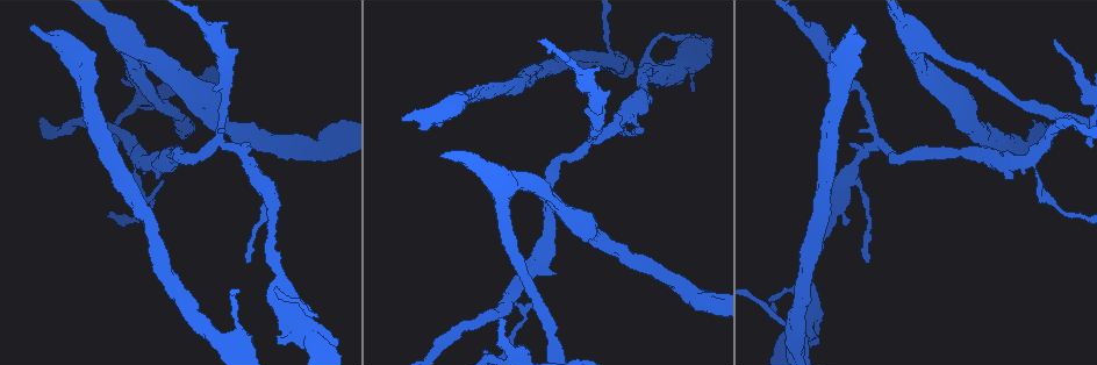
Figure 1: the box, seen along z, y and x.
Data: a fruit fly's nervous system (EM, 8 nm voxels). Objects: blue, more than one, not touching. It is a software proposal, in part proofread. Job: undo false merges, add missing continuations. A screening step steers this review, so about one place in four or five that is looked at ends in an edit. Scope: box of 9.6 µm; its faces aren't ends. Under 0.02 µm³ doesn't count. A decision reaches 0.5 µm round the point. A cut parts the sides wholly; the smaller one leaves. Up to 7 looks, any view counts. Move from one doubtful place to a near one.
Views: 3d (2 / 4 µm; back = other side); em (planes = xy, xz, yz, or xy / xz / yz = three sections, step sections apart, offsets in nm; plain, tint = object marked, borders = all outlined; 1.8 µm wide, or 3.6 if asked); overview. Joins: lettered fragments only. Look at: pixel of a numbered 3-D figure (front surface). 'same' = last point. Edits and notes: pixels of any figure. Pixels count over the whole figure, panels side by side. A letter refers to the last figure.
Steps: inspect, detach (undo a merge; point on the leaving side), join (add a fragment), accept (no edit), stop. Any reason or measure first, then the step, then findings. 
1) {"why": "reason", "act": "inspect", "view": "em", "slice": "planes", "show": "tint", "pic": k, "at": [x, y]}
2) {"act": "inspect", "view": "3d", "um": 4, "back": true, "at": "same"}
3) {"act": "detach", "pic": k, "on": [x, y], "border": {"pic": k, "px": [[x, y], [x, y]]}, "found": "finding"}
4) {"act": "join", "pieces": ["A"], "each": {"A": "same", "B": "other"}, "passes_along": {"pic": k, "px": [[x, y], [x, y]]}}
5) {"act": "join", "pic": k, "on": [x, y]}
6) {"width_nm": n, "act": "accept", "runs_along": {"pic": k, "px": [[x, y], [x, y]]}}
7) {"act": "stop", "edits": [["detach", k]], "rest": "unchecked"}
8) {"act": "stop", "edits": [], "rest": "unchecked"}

{"why": "three-way junction", "act": "inspect", "view": "em", "um": 3.6, "slice": "xz", "step": 4, "show": "borders", "pic": 1, "at": [140, 158]}

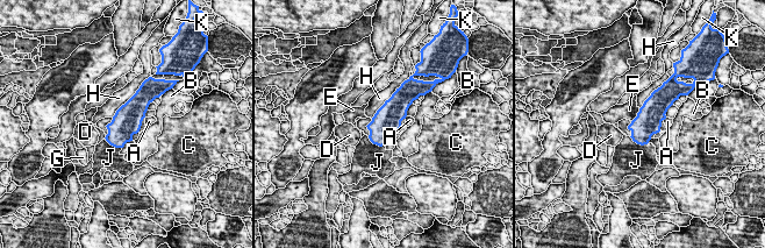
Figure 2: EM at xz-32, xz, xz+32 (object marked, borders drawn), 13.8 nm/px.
{"act": "inspect", "view": "em", "um": 3.6, "slice": "planes", "show": "borders", "at": "same"}

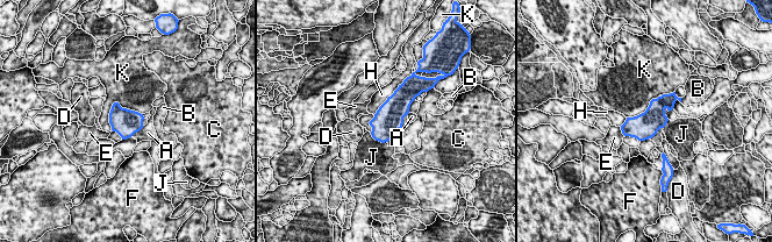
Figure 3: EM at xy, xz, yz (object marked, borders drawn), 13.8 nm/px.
{"width_nm": 360, "act": "accept", "each": {"A": "other", "B": "other", "C": "other", "D": "other", "E": "other", "F": "other", "H": "other", "J": "other", "K": "other"}, "border": {"pic": 3, "px": [[142, 114], [114, 102], [111, 129]]}, "found": "all the same neuron"}

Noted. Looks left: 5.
{"why": "thick end", "act": "inspect", "view": "em", "slice": "planes", "show": "borders", "pic": 1, "at": [279, 342]}

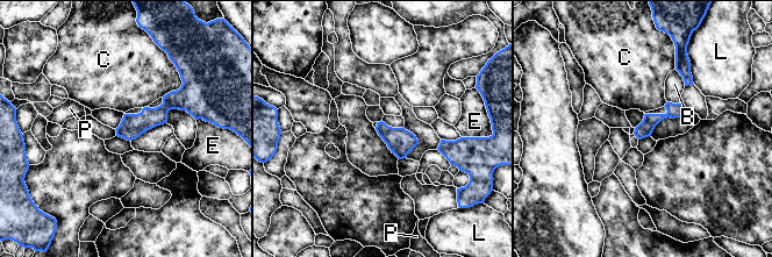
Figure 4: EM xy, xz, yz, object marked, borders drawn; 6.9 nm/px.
{"longest_contact_nm": ["C", 200], "act": "accept", "each": {"B": "other", "C": "other", "E": "other", "L": "other", "P": "other"}, "runs_along": {"pic": 4, "px": [[187, 106], [168, 105], [119, 133]]}, "found": "no lettered fragment goes on from it"}

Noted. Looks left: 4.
{"why": "thick turns thin", "act": "inspect", "view": "3d", "um": 4, "back": true, "pic": 1, "at": [595, 102]}

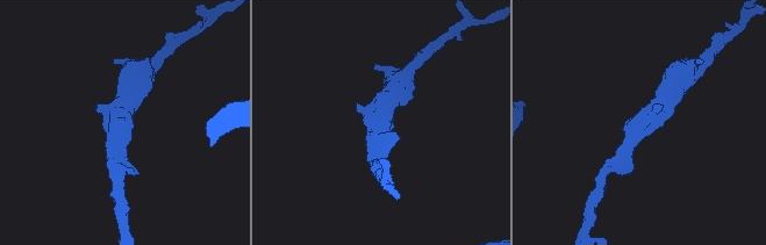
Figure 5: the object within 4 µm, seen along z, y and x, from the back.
{"arm_widths_nm": [170, 400], "why": "shape alone is not enough", "act": "inspect", "view": "em", "slice": "xy", "step": 16, "show": "tint", "pic": 5, "at": [641, 125]}

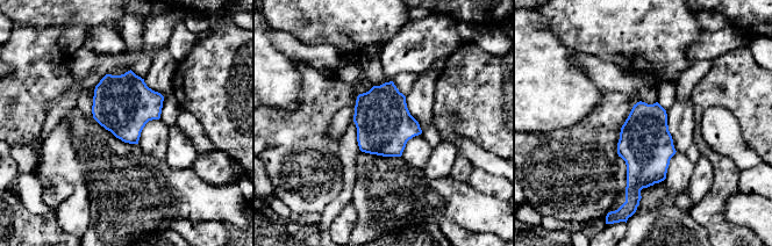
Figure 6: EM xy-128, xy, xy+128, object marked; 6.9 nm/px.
{"why": "another direction", "act": "inspect", "view": "em", "slice": "planes", "show": "borders", "at": "same"}

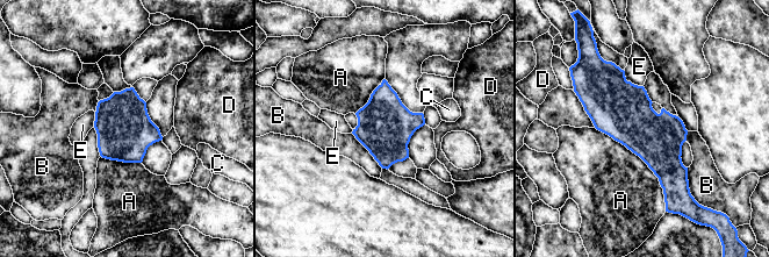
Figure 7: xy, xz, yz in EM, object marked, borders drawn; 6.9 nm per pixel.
{"act": "accept", "each": {"A": "other", "B": "other", "C": "other", "D": "other", "E": "other"}, "found": "all the same neuron"}

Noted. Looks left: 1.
{"act": "stop", "edits": [], "rest": "unchecked"}

